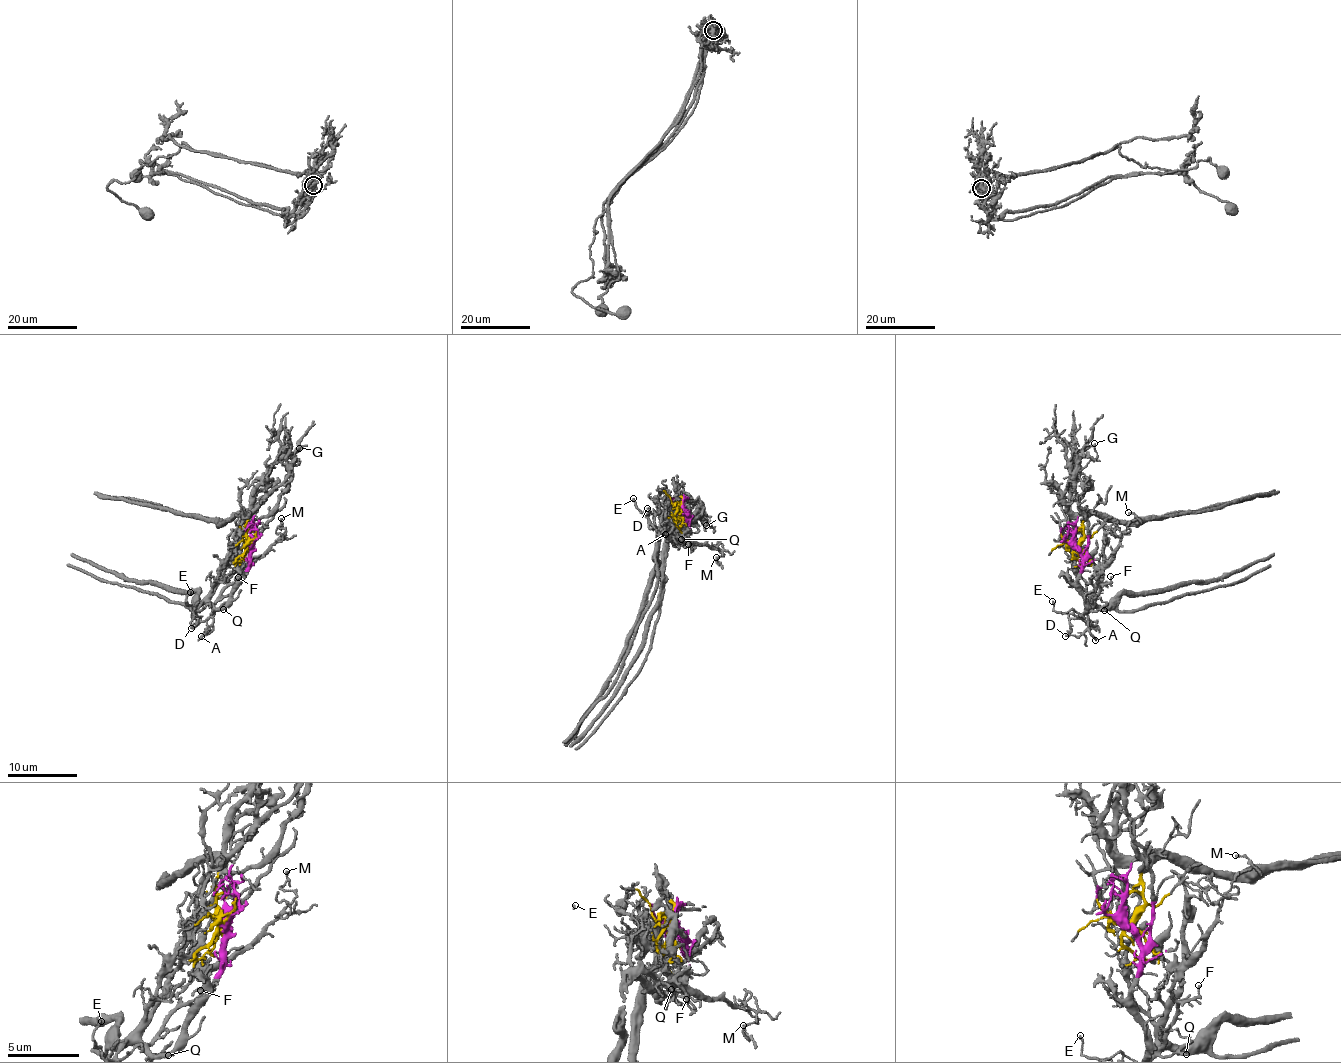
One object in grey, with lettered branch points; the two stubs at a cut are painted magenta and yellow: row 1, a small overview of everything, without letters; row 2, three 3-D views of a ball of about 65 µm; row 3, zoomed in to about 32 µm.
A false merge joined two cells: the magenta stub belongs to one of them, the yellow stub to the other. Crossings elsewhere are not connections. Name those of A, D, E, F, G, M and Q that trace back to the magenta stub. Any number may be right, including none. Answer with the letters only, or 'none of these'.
A, D, E, F, M, Q

